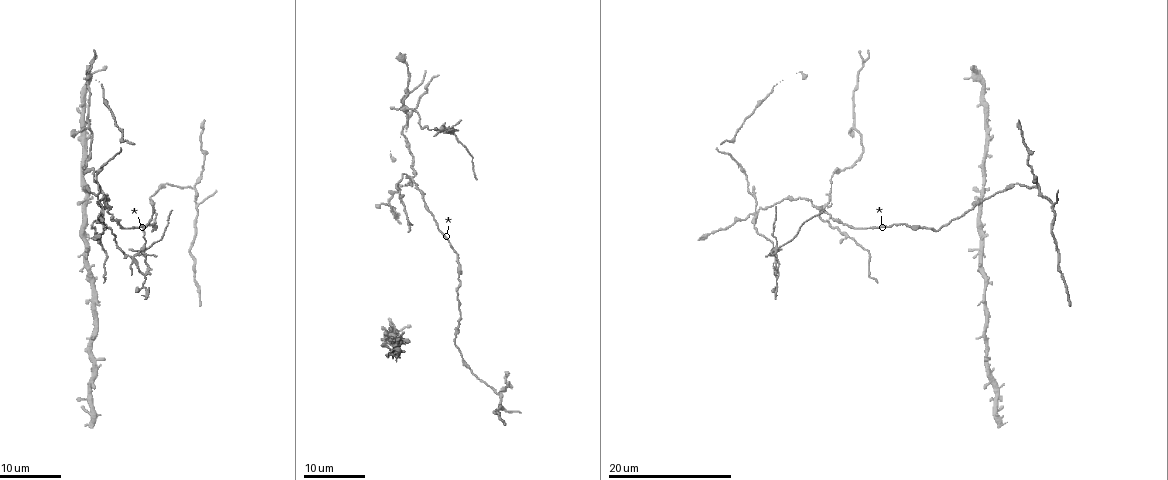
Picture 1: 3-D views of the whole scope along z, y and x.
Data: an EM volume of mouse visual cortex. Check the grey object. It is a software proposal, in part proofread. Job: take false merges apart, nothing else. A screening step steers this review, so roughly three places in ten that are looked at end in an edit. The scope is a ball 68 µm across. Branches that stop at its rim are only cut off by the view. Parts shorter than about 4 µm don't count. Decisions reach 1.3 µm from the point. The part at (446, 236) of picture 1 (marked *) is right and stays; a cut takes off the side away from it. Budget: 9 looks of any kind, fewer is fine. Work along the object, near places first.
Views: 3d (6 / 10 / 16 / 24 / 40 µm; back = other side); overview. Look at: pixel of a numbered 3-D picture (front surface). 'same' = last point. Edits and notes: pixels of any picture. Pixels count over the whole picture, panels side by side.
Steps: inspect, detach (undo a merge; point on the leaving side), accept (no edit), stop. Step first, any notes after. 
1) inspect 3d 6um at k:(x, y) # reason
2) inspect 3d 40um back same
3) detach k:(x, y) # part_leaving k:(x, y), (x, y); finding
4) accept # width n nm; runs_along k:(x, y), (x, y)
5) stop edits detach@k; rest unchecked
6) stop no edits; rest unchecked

inspect 3d 16um at 1:(88, 197) # four arms meet

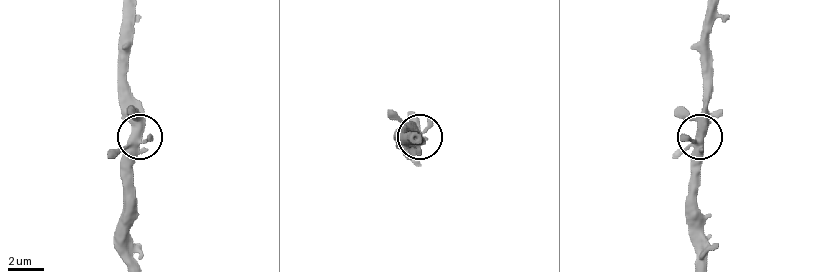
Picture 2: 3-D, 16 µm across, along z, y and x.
inspect 3d 6um at 2:(701, 133)

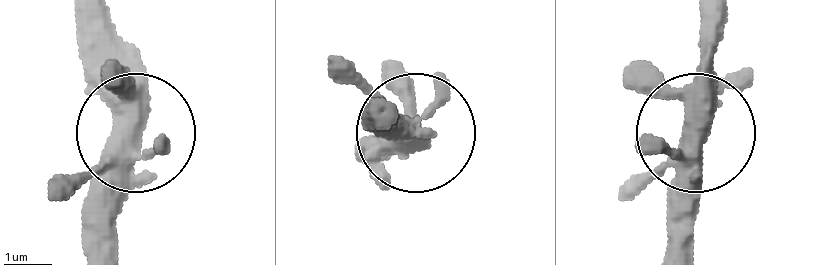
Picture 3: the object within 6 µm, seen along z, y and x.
accept # arms 4; one neuron here

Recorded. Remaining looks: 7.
inspect 3d 16um at 1:(845, 171) # calibre changes

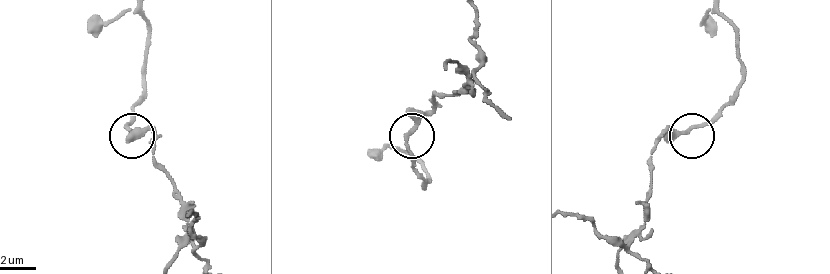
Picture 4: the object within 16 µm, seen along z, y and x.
inspect 3d 10um at 4:(690, 128)

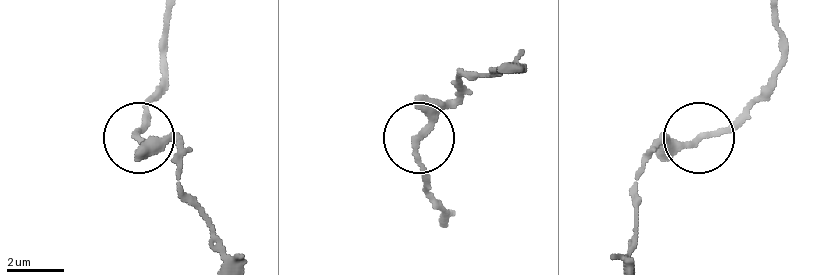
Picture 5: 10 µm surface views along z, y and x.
accept # runs_along 5:(223, 256), (182, 184), (177, 148), (137, 134), (144, 101); one neuron here

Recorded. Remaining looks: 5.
inspect 3d 24um at 1:(411, 176) # looks like a crossing

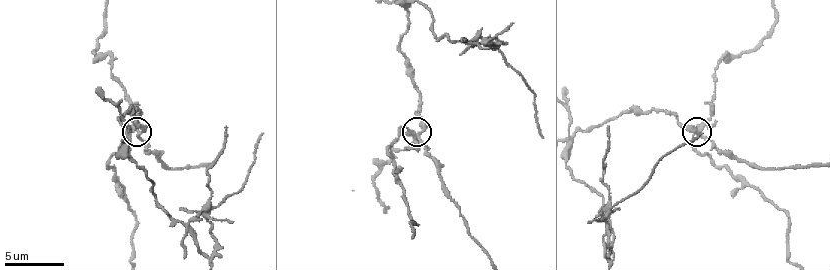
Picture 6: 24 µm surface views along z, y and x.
inspect 3d 6um at 6:(139, 132)

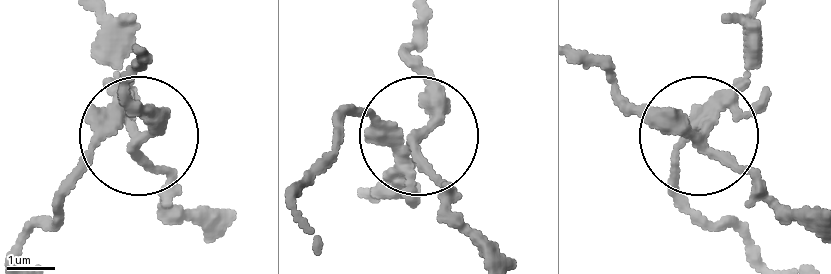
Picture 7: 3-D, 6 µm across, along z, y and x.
detach 7:(97, 140) # width 290 nm; part_leaving 7:(404, 158), (364, 115), (297, 198); a second neuron is stuck on

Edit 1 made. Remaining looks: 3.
inspect 3d 10um at 6:(126, 138) # four-way junction

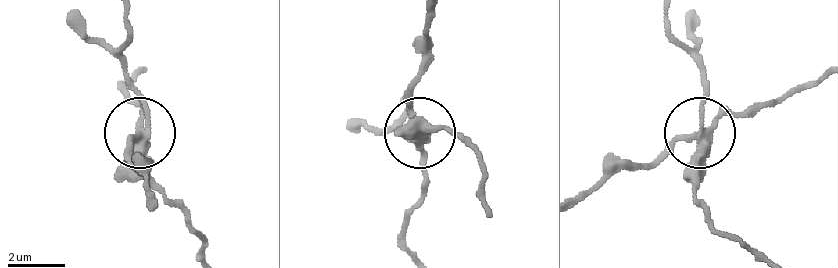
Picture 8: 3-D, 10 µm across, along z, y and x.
detach 8:(164, 192) # arms 4; part_leaving 8:(700, 157), (695, 198), (714, 226), (764, 255); a second neuron is stuck on

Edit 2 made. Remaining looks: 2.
stop edits detach@7, detach@8; rest unchecked

